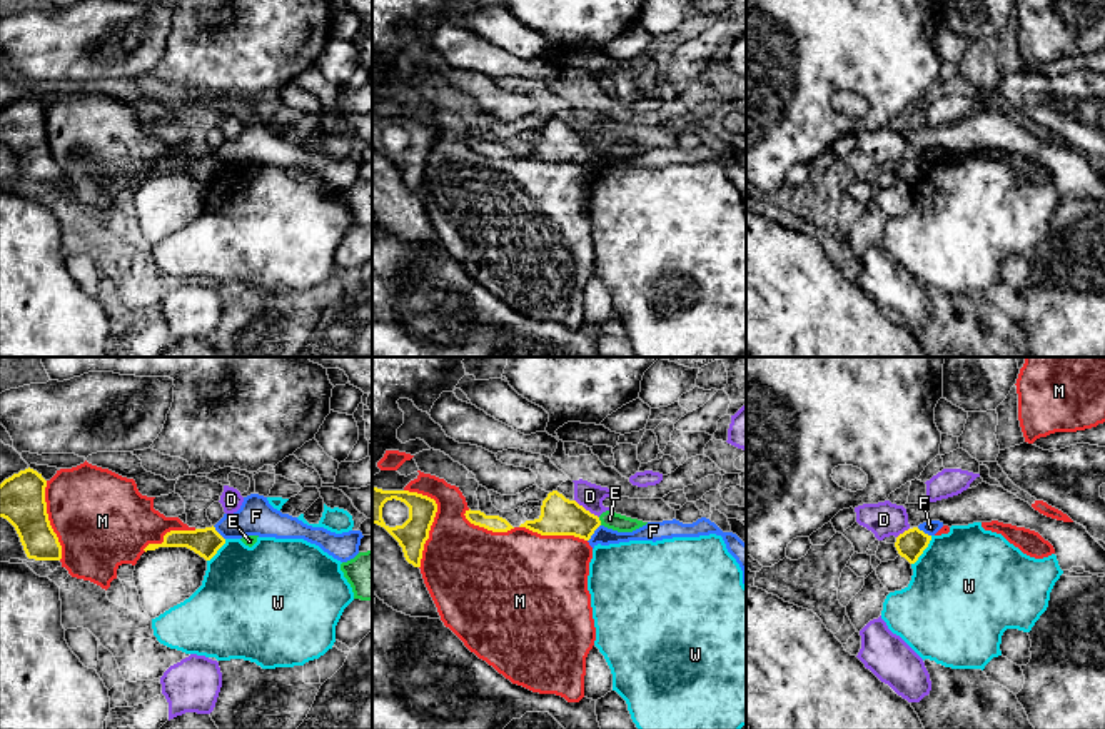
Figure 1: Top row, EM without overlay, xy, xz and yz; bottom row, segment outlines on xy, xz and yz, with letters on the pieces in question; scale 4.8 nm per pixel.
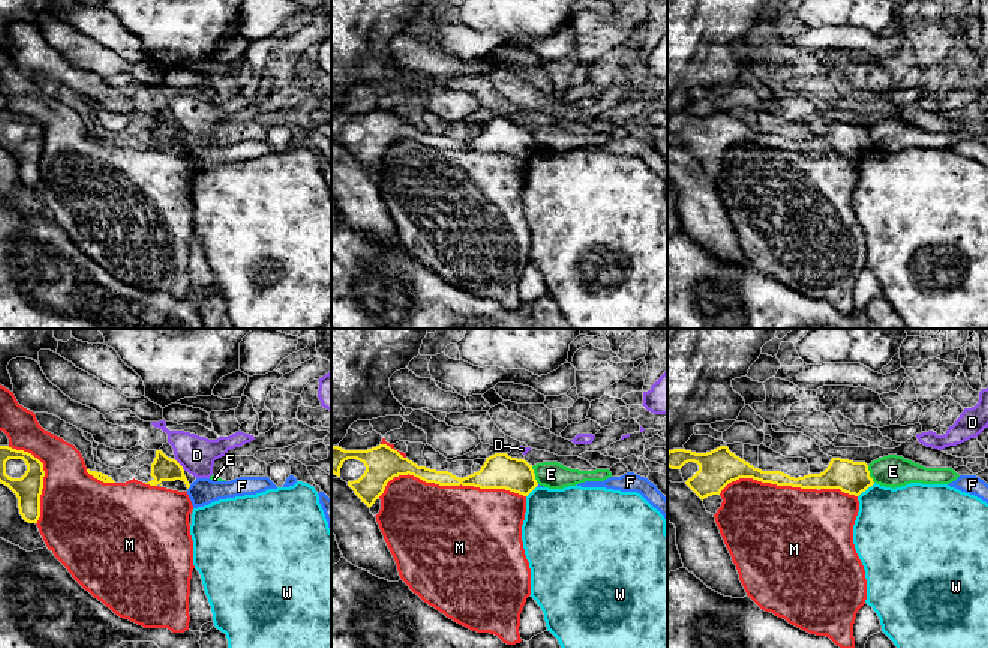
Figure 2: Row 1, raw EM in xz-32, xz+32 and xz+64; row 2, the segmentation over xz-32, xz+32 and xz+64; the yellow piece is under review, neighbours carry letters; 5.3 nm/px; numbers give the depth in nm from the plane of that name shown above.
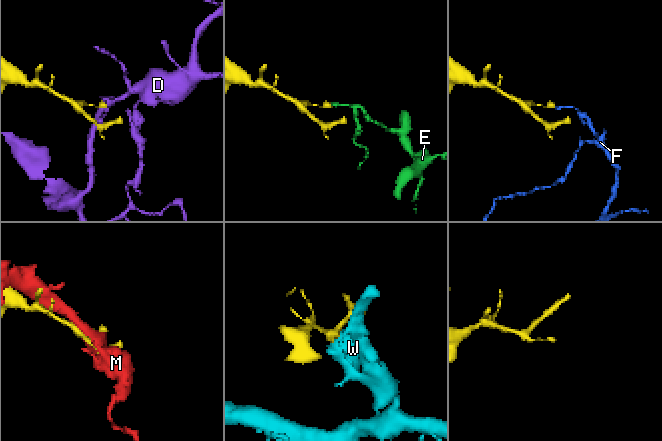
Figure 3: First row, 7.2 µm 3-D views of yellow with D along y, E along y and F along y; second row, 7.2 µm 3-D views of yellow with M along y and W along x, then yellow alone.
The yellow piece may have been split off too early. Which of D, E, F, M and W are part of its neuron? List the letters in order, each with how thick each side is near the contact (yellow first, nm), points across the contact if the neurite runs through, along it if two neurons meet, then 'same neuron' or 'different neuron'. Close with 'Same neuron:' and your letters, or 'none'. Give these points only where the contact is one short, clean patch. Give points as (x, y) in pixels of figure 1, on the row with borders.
D: 190/120 nm | different neuron
E: 190/90 nm | along xz (598, 517), (601, 524) | different neuron
F: 190/90 nm | along xz (600, 524), (588, 541) | different neuron
M: 140/380 nm | different neuron
W: 140/500 nm | different neuron
Same neuron: none

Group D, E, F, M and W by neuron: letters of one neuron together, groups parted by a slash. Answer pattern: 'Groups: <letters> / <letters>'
Groups: D / E / F / M / W

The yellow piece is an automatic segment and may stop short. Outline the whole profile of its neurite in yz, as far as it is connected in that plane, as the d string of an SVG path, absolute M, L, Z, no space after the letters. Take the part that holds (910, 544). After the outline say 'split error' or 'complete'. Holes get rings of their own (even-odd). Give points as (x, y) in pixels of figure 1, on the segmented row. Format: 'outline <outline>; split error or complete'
outline M913 527L896 537L895 547L901 557L905 557L910 564L915 564L928 547L930 540L931 535L925 534L918 527Z; complete

